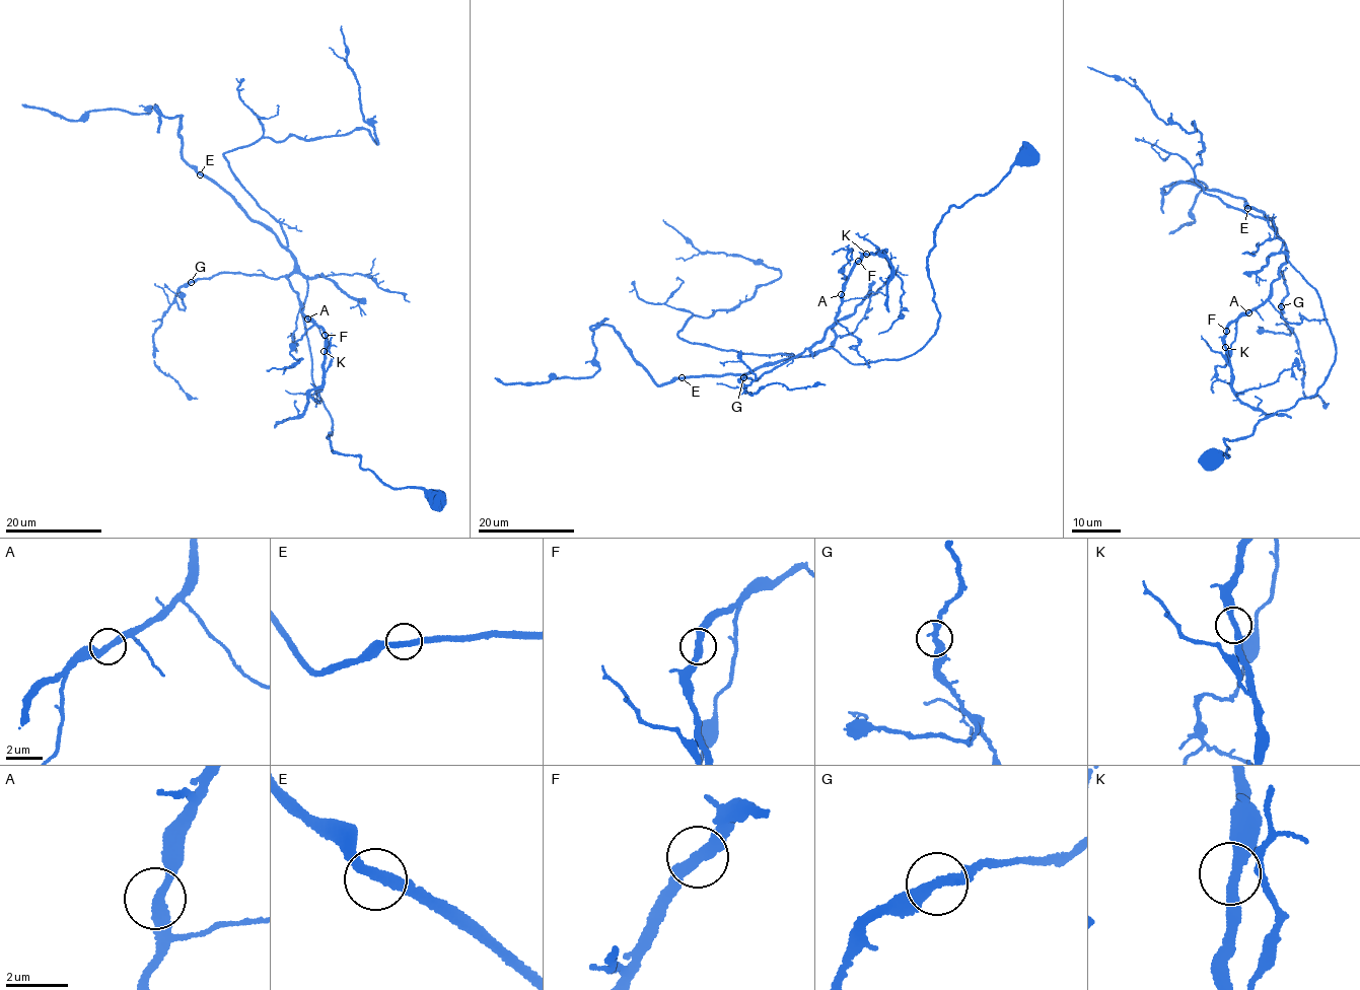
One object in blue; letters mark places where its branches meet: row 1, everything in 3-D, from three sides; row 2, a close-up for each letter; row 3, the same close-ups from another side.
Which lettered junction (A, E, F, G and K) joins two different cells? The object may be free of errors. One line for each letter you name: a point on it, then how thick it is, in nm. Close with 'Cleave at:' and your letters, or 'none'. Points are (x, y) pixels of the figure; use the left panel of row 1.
Cleave at: none

